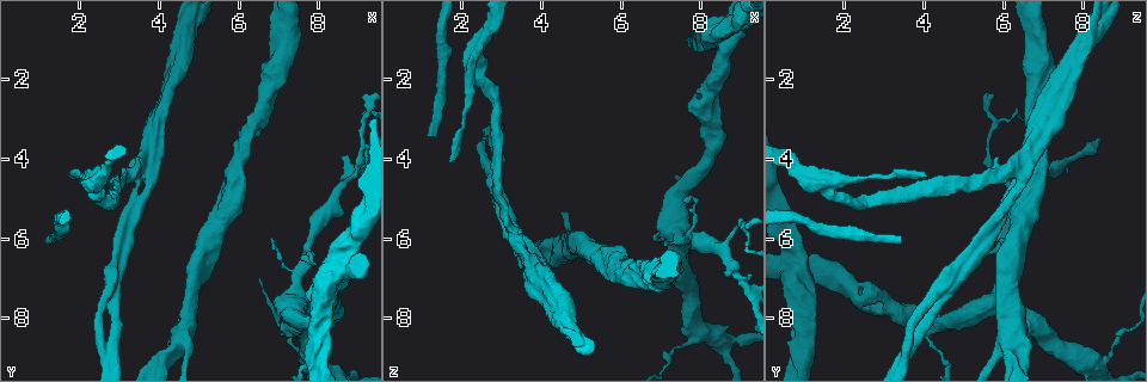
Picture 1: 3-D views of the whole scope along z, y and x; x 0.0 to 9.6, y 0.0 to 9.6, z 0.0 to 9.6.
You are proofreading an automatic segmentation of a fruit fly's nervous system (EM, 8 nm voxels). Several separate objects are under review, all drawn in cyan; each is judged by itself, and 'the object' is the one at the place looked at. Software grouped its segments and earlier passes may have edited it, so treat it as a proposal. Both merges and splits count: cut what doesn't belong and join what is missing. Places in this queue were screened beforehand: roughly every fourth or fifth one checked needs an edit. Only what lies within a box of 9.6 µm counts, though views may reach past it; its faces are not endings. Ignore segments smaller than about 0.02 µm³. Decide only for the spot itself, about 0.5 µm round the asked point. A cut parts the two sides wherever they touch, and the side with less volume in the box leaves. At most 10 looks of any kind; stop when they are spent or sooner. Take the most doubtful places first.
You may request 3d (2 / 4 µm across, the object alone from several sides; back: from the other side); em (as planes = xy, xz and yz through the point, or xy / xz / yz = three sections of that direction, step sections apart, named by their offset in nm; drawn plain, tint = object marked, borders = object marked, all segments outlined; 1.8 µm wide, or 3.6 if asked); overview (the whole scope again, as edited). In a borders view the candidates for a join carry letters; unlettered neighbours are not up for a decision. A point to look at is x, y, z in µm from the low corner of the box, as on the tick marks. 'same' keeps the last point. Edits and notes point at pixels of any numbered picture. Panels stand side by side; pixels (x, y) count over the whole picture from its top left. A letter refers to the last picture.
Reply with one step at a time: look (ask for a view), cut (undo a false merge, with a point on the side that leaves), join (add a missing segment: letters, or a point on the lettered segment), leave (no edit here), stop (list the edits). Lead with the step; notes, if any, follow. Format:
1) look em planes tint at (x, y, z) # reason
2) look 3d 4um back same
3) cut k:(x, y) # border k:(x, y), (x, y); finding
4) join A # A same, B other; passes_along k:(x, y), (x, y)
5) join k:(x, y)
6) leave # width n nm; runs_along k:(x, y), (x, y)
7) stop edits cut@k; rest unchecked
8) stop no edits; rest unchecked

look 3d 2um at (1.20, 6.05, 3.35) # an open end

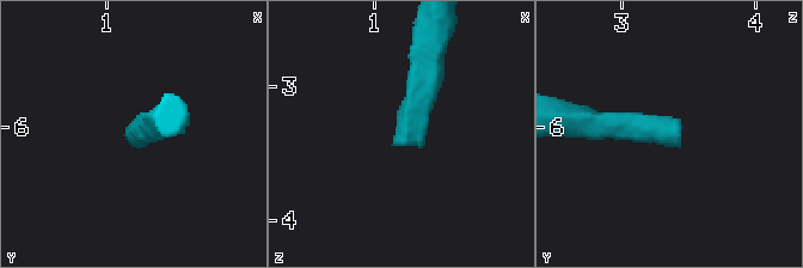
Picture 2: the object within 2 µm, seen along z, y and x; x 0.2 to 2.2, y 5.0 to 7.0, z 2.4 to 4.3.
look em planes borders at (1.20, 6.12, 3.44)

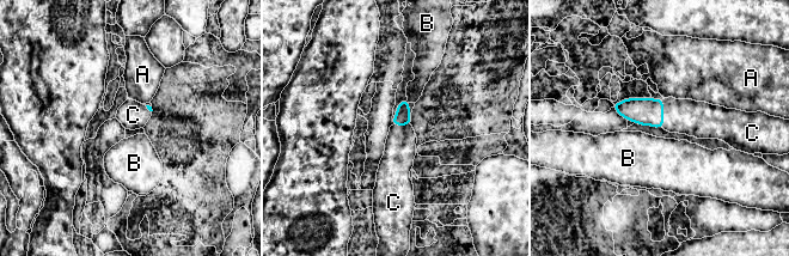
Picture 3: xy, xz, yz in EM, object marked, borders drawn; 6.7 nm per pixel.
join 3:(695, 119) # A other, B other, C same; it goes on there

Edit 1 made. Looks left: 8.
look 3d 4um at (8.65, 6.70, 0.90) # four arms meet

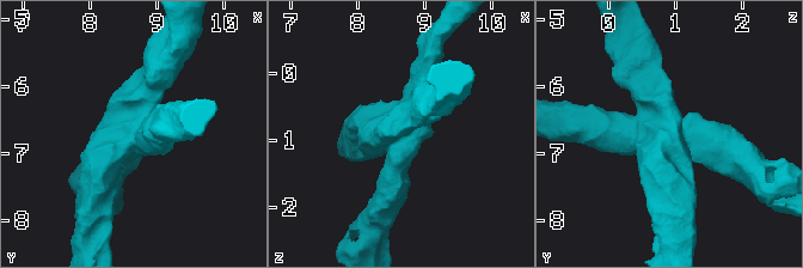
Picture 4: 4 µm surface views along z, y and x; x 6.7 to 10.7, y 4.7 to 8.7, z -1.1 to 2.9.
look em planes plain at (8.65, 6.75, 0.85) # arms 4

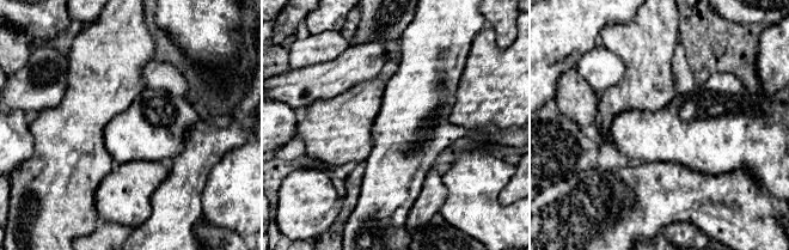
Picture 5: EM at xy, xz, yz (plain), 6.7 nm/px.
look em planes borders same

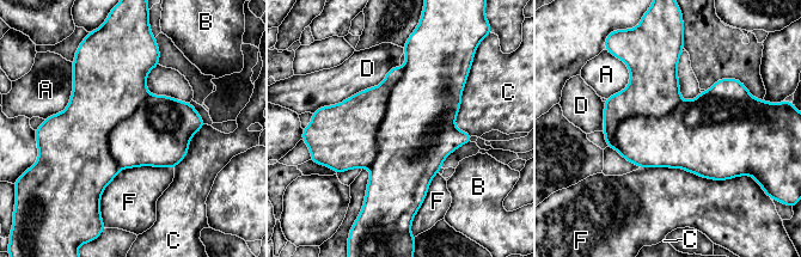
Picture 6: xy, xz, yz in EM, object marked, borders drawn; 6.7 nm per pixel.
cut 6:(419, 130) # A other, B other, C other, D other, F other; border 6:(402, 67), (370, 167); two cells meet here

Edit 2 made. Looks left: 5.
look overview

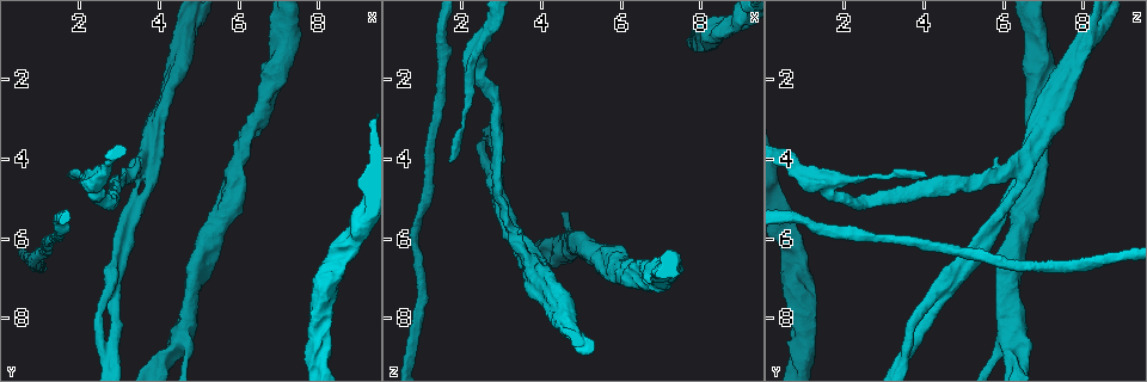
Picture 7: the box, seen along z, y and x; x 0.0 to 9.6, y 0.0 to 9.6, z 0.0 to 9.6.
look 3d 4um at (4.60, 1.05, 7.95) # two arms at a narrow angle

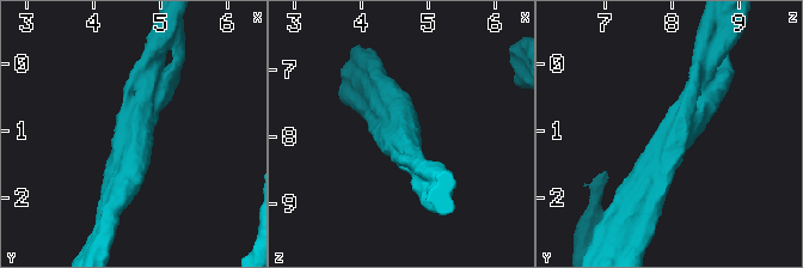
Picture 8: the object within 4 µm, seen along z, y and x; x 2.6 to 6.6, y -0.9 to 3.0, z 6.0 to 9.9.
look em xy step 4 tint at (4.65, 1.05, 7.95) # arms 4; shape alone is not enough

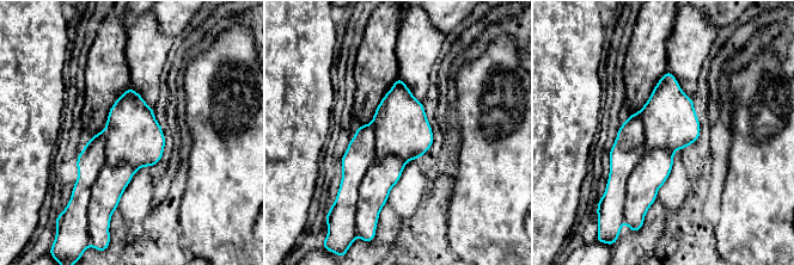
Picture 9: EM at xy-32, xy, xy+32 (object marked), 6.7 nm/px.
look em planes borders same # cut it another way

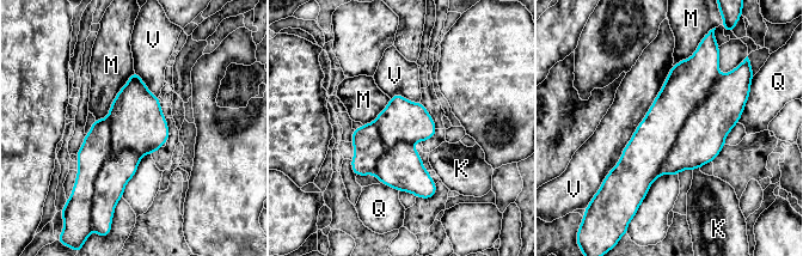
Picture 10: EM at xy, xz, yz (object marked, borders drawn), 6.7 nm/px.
cut 10:(702, 139) # K other, M other, Q other, V other; border 10:(719, 75), (685, 122), (655, 177); a second cell is stuck on

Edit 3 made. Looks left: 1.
stop edits join@3, cut@6, cut@10; rest unchecked

